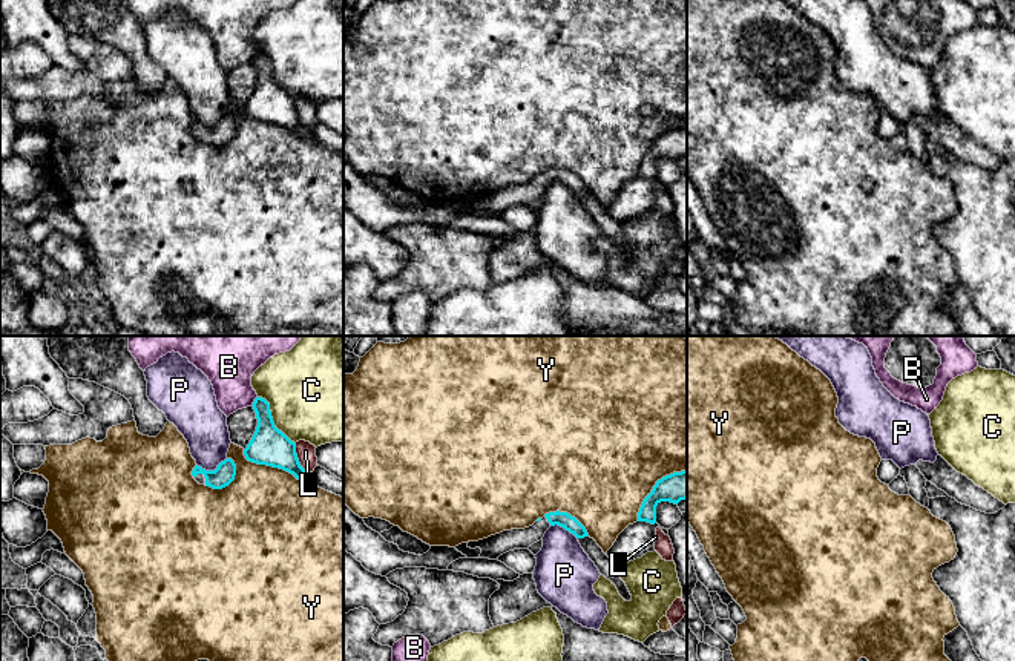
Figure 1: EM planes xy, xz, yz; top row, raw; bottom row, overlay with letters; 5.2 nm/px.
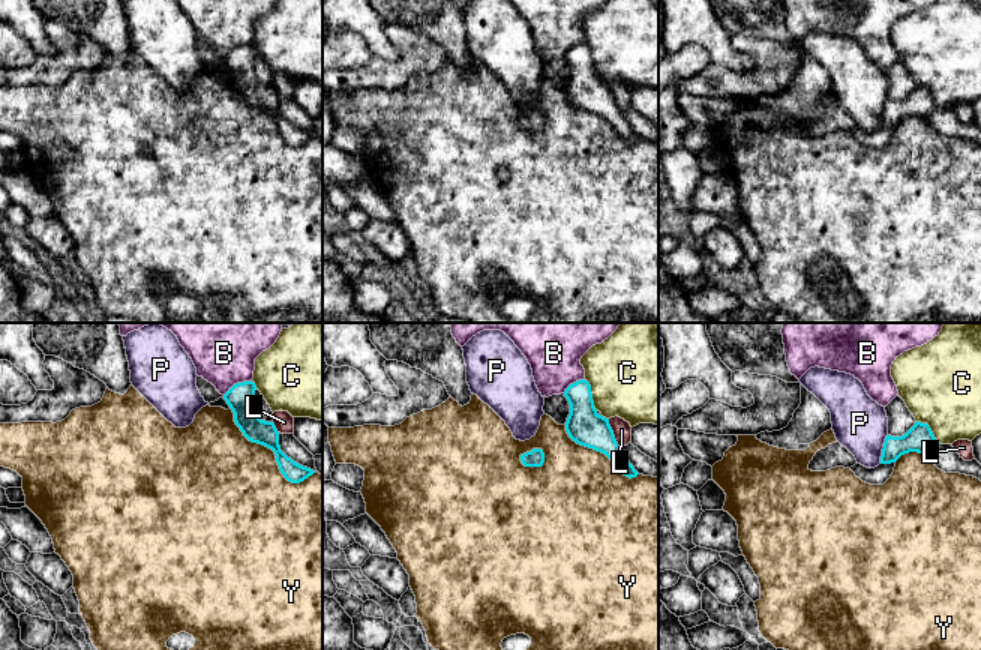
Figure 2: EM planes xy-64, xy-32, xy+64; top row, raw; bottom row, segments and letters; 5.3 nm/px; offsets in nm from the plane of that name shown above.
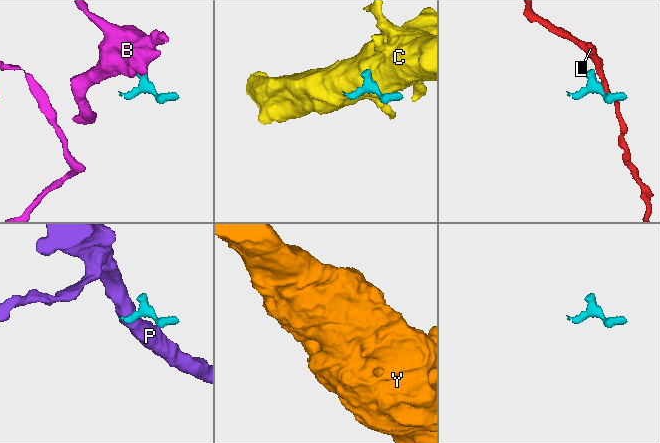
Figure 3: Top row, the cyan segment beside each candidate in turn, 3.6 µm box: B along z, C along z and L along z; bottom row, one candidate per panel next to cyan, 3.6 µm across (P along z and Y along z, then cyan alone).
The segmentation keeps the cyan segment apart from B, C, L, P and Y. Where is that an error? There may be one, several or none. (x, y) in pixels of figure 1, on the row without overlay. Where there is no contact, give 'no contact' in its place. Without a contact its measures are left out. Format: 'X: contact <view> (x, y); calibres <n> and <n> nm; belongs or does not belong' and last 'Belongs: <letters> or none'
B: contact xy (255, 57); calibres 200 and 240 nm; does not belong
C: contact xy (272, 75); calibres 200 and 480 nm; does not belong
L: contact xy (298, 117); calibres 200 and 100 nm; does not belong
P: contact xy (210, 128); calibres 110 and 240 nm; does not belong
Y: contact xy (276, 123); calibres 200 and 480 nm; does not belong
Belongs: none

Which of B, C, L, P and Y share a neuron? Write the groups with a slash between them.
B / C / L / P / Y

